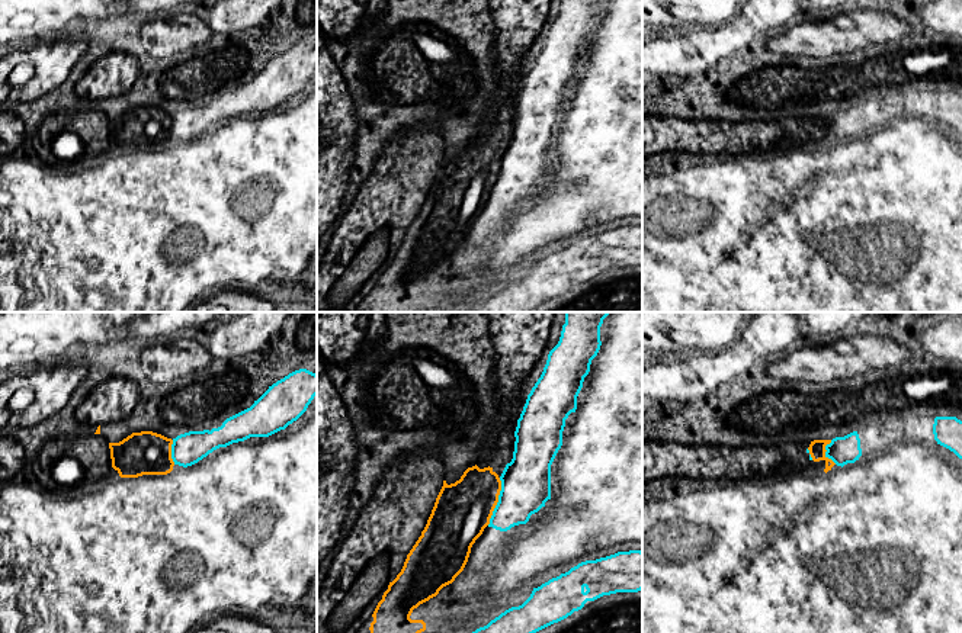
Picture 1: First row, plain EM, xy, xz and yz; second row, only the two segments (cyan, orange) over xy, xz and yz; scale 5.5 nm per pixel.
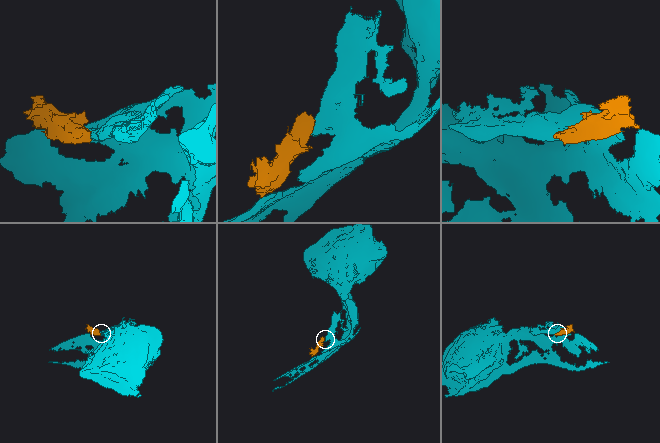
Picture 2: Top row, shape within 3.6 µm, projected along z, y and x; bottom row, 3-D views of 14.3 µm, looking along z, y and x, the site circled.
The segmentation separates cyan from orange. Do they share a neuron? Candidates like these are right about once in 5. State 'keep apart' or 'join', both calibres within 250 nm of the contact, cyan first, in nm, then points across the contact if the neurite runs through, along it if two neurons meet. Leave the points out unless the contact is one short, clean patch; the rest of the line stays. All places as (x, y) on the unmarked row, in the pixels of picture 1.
keep apart; 280 nm thick on the cyan side, 320 nm on the other; border along xz (500, 153), (499, 176), (487, 199)

